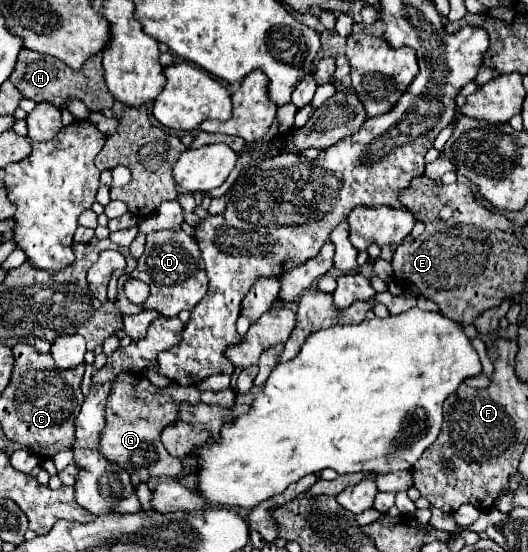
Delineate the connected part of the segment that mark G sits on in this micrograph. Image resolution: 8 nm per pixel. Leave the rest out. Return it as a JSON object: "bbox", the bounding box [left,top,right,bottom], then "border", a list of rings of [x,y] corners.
{"bbox":[100,372,200,486],"border":[[[122,372],[116,376],[106,404],[106,428],[100,440],[100,452],[106,456],[106,460],[122,466],[130,474],[134,486],[148,482],[150,478],[182,474],[180,460],[170,456],[160,442],[162,428],[178,418],[178,400],[196,404],[200,400],[200,392],[196,386],[178,384],[158,388],[150,384],[148,378],[140,378],[136,382],[132,372]]]}

